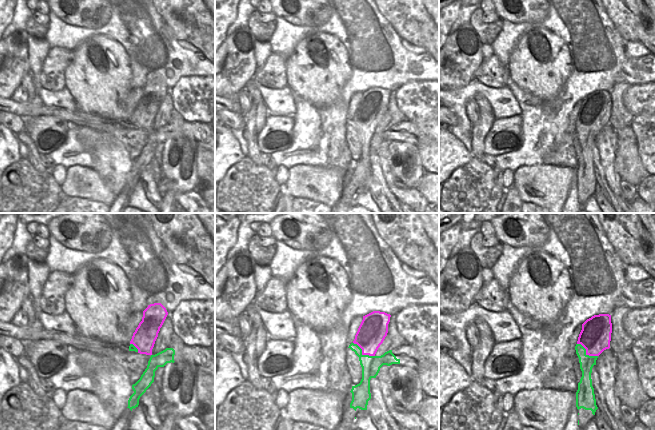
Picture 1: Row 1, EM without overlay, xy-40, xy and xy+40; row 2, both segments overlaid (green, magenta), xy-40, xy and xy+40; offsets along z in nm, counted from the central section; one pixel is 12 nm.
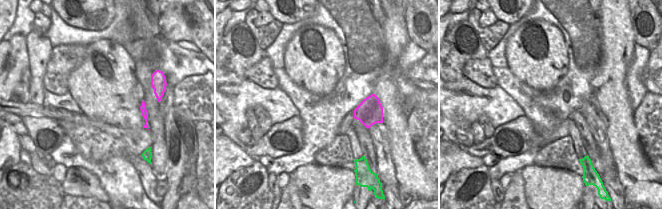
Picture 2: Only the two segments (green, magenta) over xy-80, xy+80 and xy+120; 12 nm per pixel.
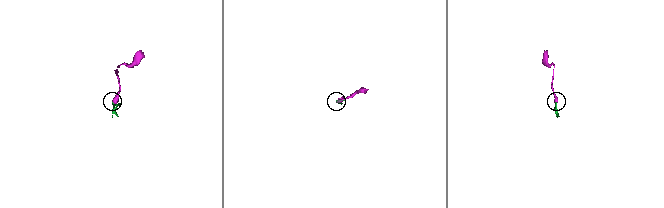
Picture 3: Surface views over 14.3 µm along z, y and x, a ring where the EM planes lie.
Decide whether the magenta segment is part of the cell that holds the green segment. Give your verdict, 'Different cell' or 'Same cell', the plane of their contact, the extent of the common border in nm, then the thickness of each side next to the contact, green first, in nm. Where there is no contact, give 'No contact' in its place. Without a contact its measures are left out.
Different cell. Touches green in xy. Shared border 320 nm. Thickness 220 nm (green) against 340 nm.

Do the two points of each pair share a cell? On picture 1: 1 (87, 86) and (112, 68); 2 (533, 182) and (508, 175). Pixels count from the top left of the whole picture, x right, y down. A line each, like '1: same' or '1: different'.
1: same
2: different

